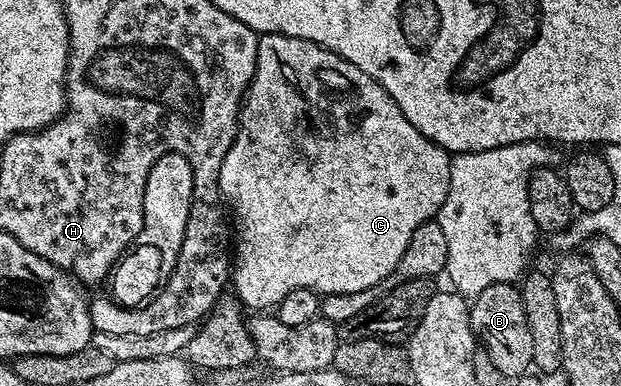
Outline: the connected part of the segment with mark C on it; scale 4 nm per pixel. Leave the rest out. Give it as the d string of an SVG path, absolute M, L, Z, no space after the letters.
M264 33L259 38L257 47L257 63L251 86L247 88L247 96L239 106L239 126L235 132L233 143L221 163L219 172L219 196L225 202L230 216L233 218L233 293L240 302L251 311L267 311L278 306L285 295L294 289L312 289L317 294L352 293L365 291L401 263L401 255L409 247L413 239L413 231L421 227L421 223L432 220L439 208L445 203L445 195L449 195L449 171L452 154L439 145L434 145L397 107L397 103L378 85L361 67L341 59L333 51L313 43L309 39L297 39L280 33Z

